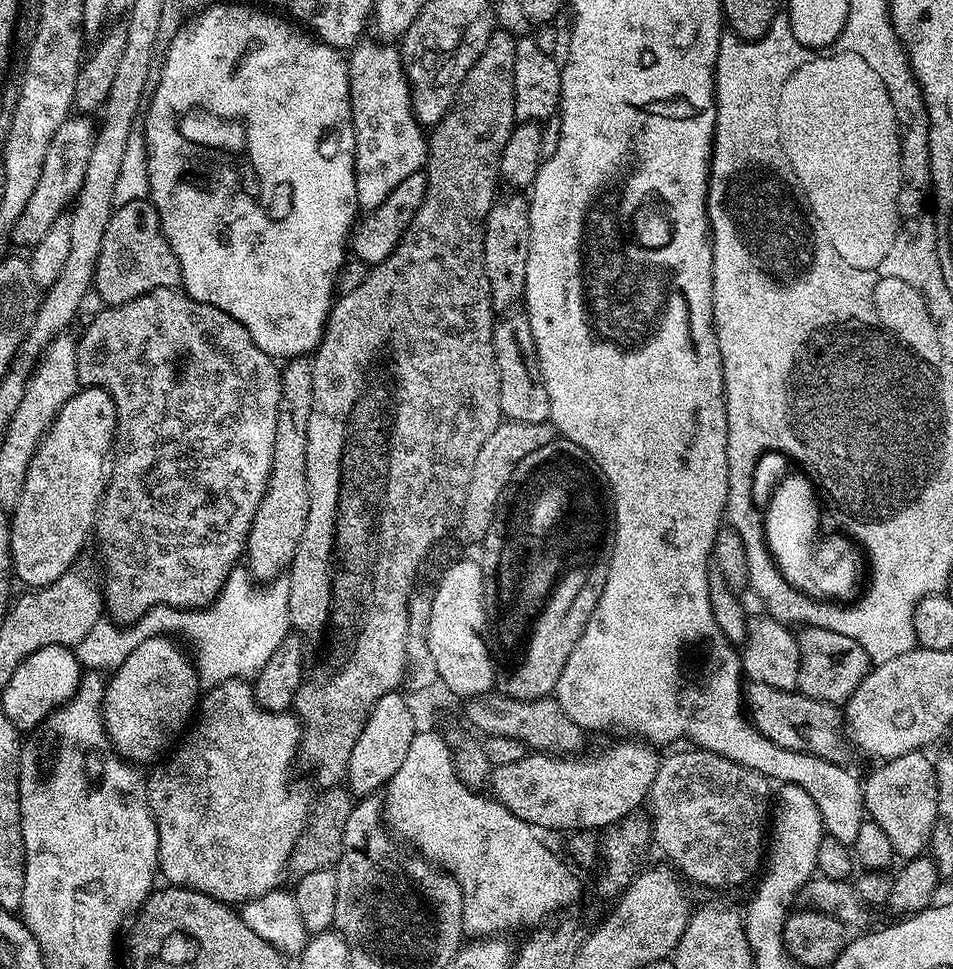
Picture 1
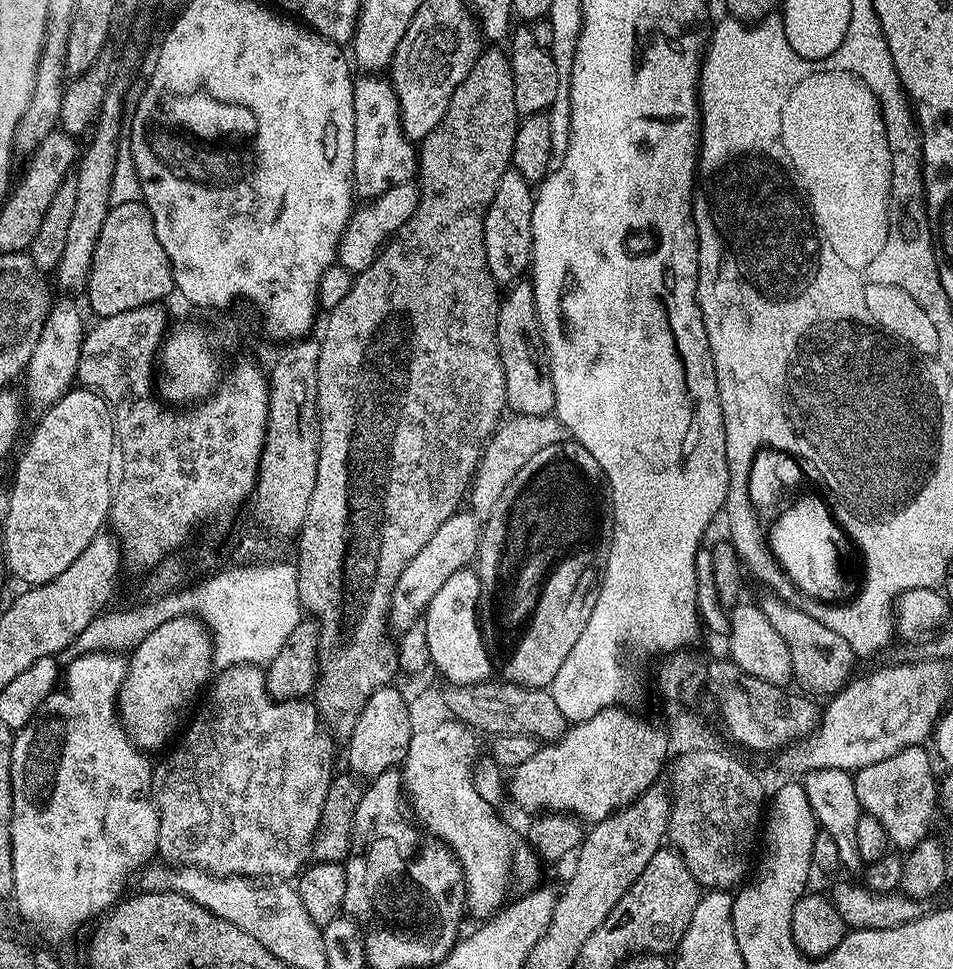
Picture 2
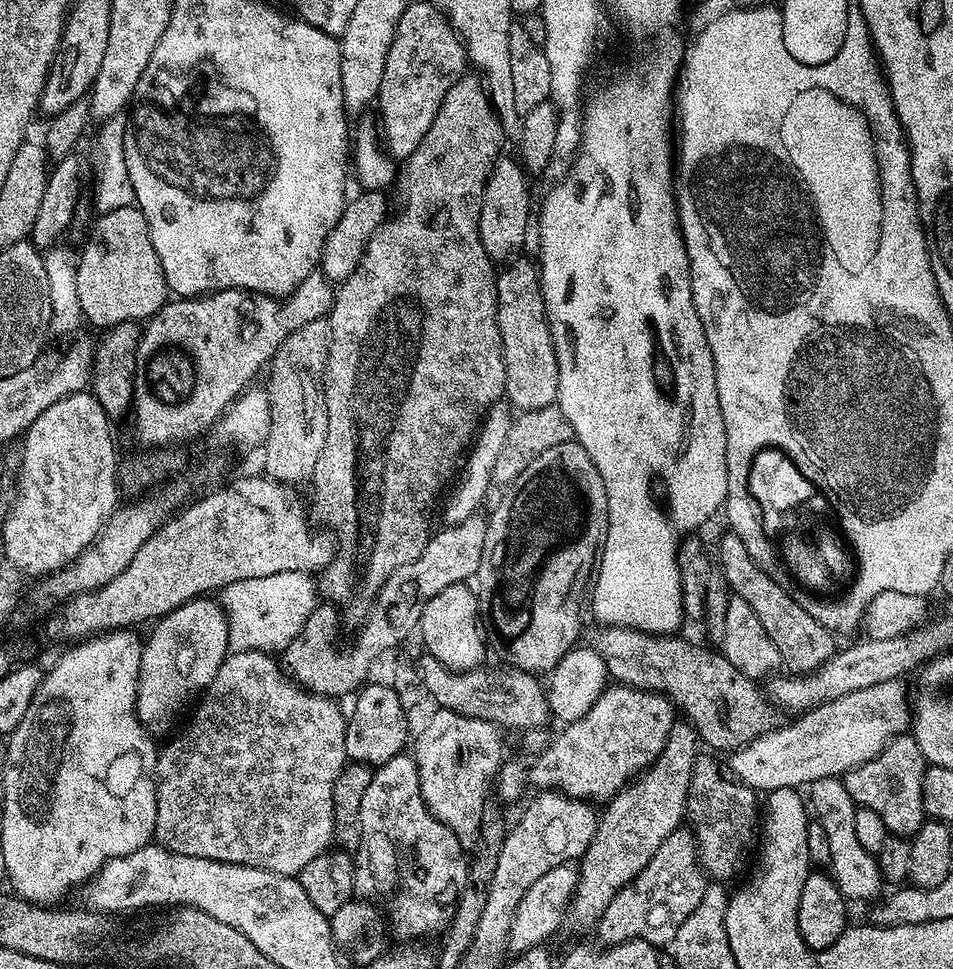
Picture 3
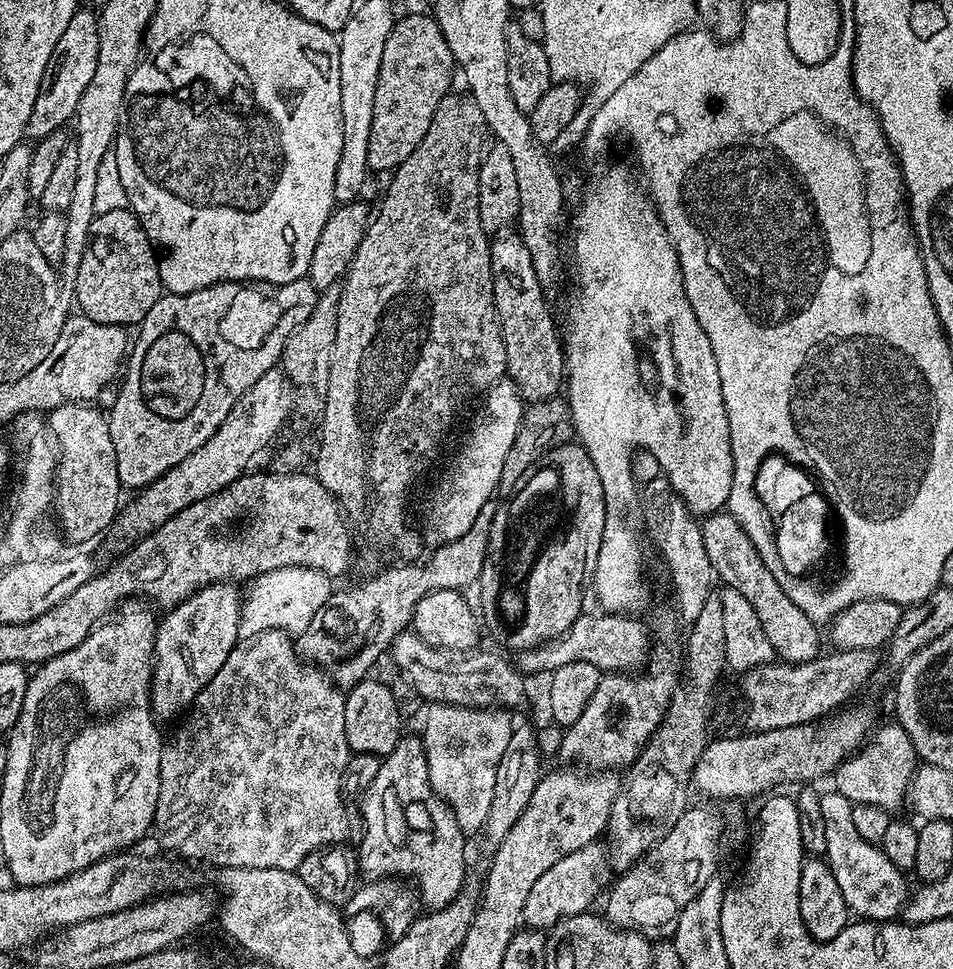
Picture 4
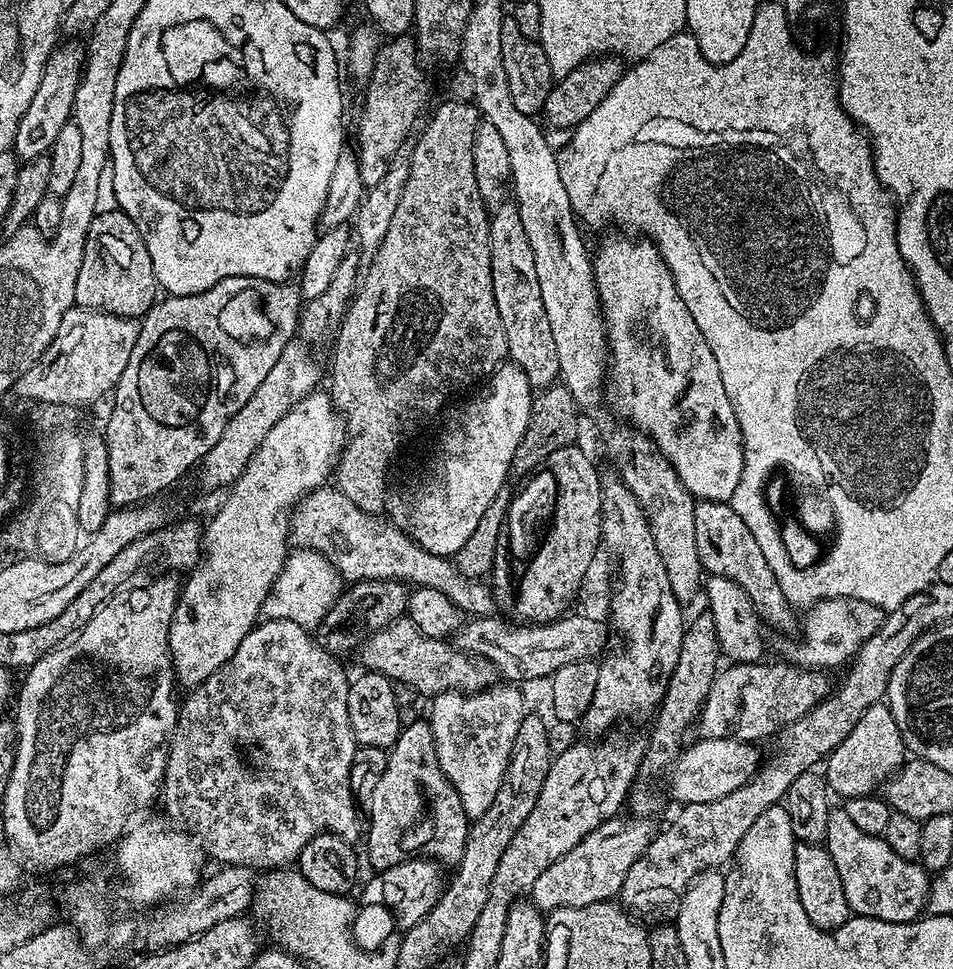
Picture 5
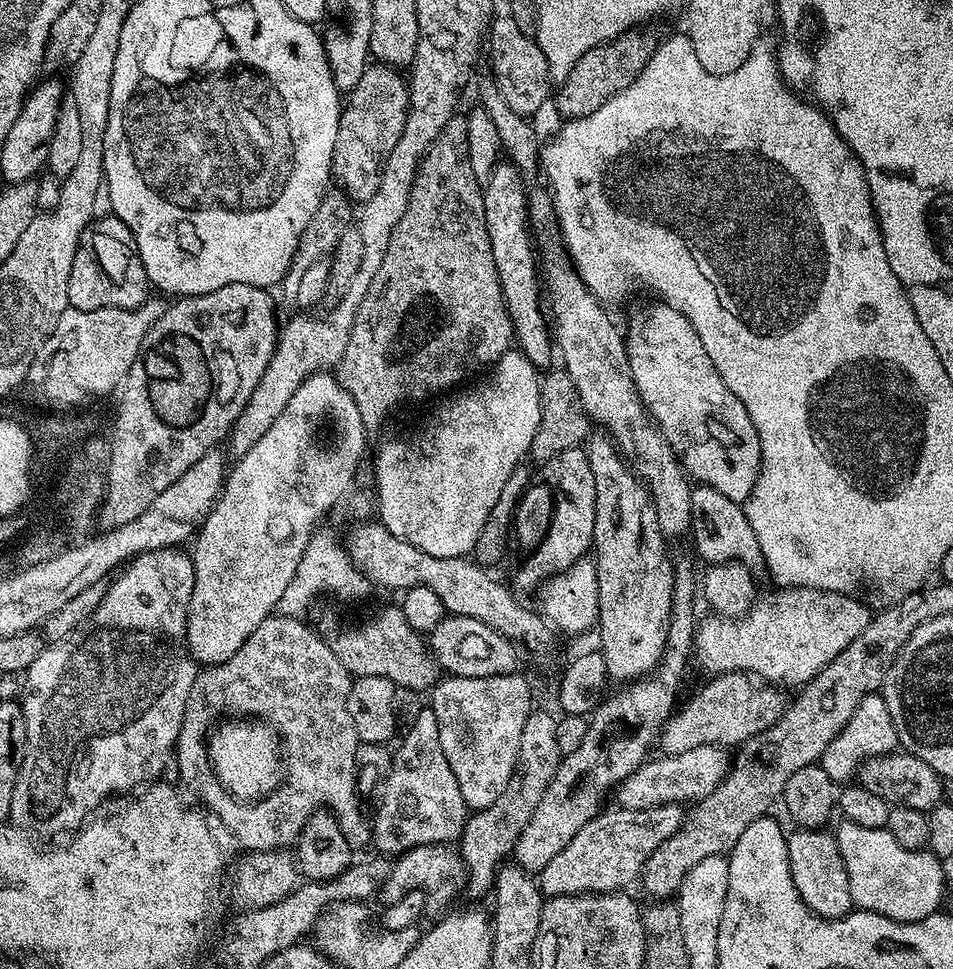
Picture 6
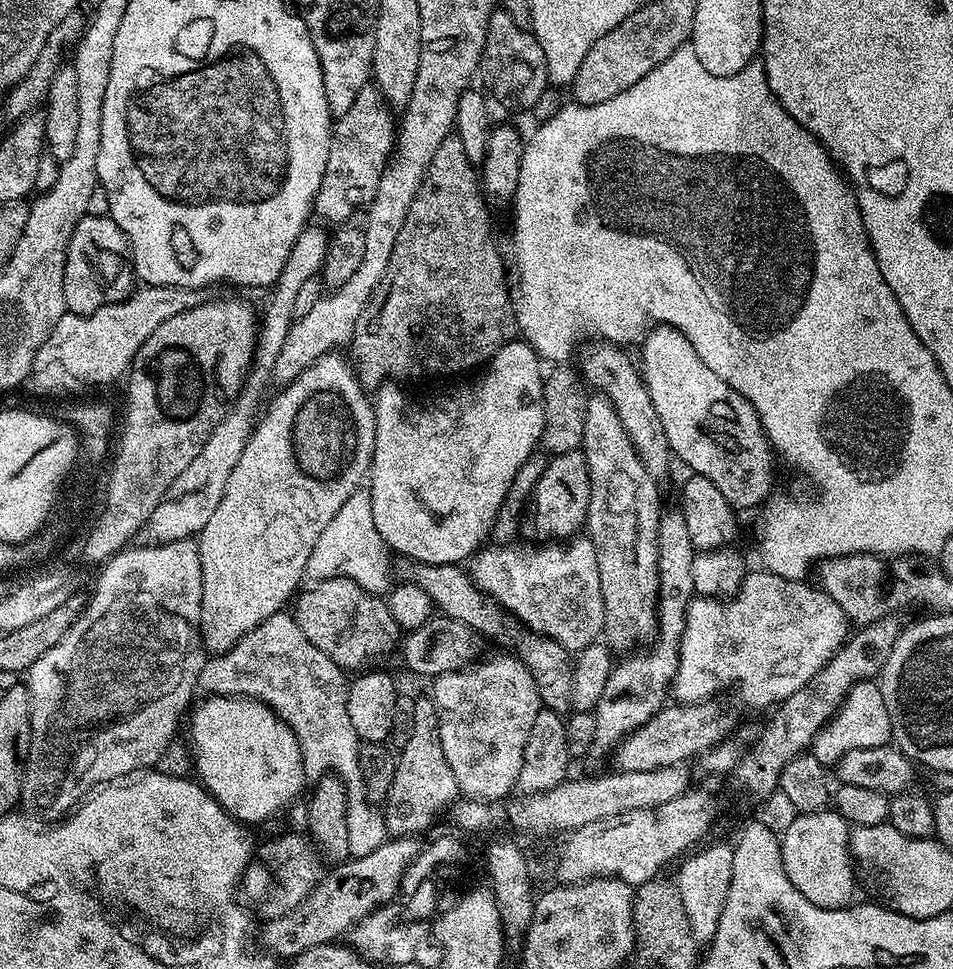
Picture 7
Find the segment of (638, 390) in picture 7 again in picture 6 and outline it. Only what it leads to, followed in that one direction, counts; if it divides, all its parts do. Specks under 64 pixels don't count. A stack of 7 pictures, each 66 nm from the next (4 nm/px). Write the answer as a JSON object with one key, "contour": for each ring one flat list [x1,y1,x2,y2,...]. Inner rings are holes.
{"contour":[[556,242,542,252,542,272,546,277,547,291,548,288,552,291,550,314,554,319,558,356,564,359,563,371,570,374,578,390,578,398,582,398,582,406,595,423,597,420,608,427,605,428,607,435,612,437,620,453,632,465,633,472,647,486,664,537,687,537,692,530,690,498,693,485,680,464,680,457,664,437,664,431,656,425,656,419,648,413,634,386,621,329,620,332,616,329,615,322,604,309,607,307,584,284,563,243]]}

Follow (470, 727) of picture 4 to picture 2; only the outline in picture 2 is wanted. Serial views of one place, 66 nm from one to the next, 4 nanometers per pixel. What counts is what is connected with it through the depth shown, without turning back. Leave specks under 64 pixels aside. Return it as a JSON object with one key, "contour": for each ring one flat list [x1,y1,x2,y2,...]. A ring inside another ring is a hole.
{"contour":[[455,718,447,719,441,724,432,724,429,728,417,727,413,731,408,753,402,765,404,791,407,803,410,805,411,815,419,821,423,831,429,837,435,838,447,846,456,855,456,860,462,866,464,885,468,888,467,907,471,913,473,910,476,915,480,916,479,918,488,918,505,903,504,895,508,892,512,871,516,871,518,879,525,880,528,886,532,886,539,881,536,879,540,876,542,864,536,858,524,860,524,855,530,852,529,845,522,840,520,844,515,830,506,821,496,817,497,813,482,800,474,788,474,768,480,754,478,746,481,737,467,724,462,724]]}

